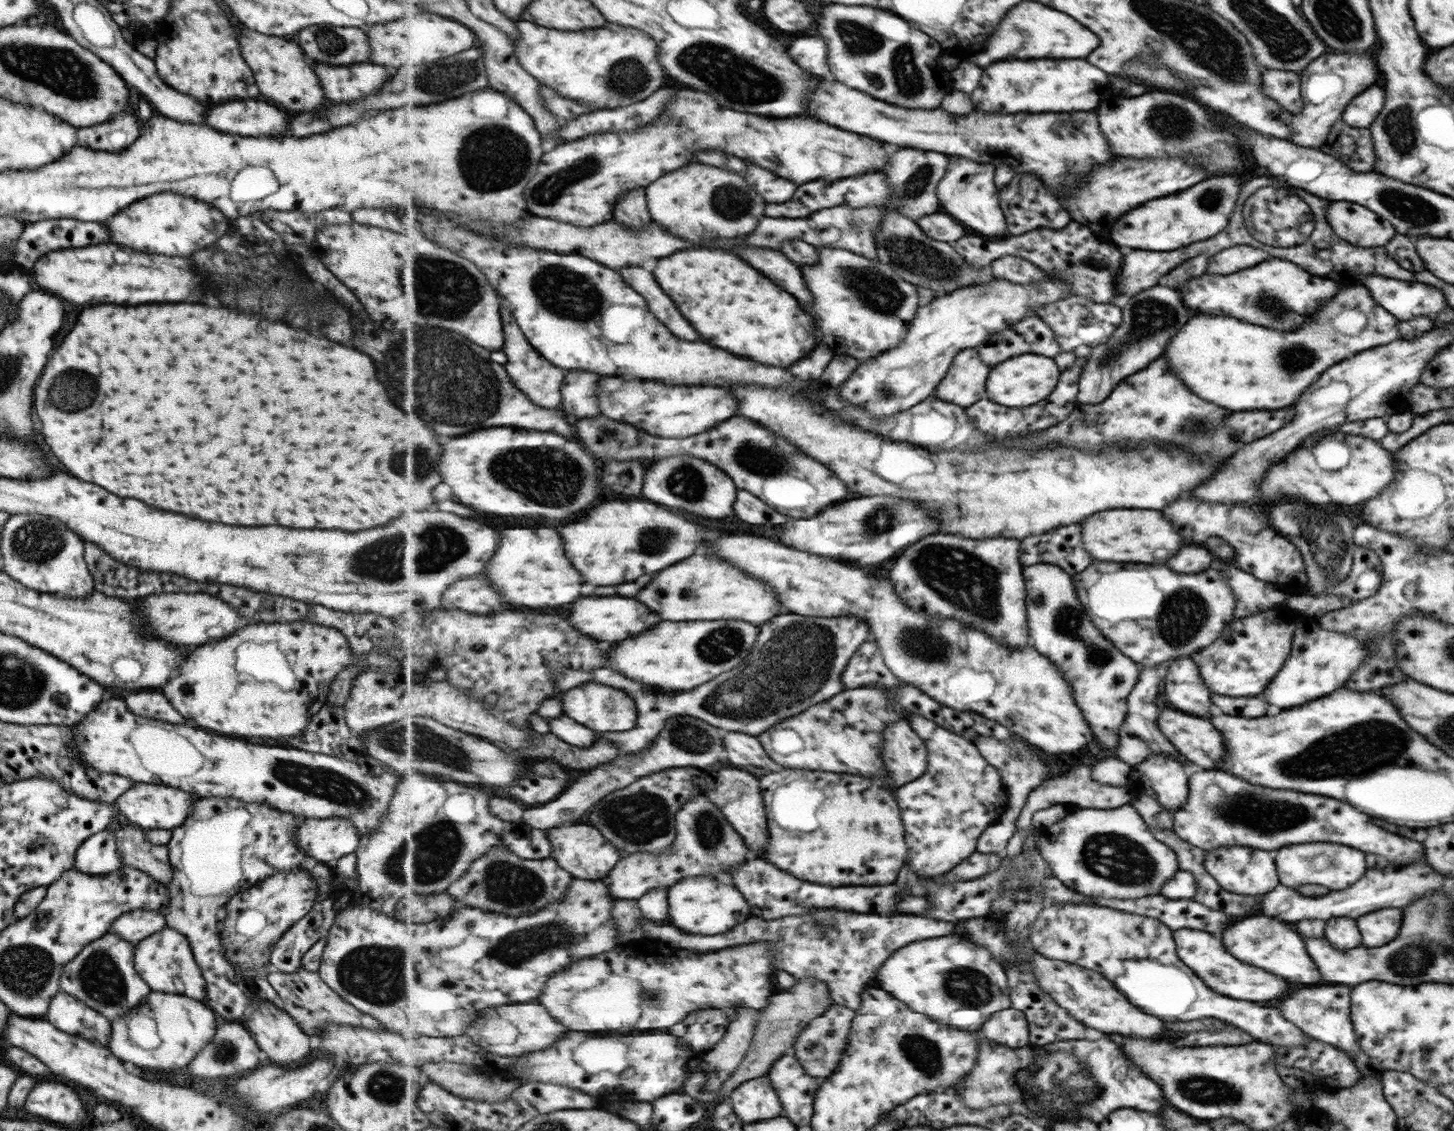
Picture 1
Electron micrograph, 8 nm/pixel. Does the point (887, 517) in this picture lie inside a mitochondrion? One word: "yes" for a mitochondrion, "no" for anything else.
yes

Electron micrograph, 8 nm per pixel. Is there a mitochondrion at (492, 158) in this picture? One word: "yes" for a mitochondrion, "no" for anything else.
yes

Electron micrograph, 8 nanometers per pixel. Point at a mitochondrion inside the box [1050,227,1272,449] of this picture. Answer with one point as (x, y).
(1152, 316)

